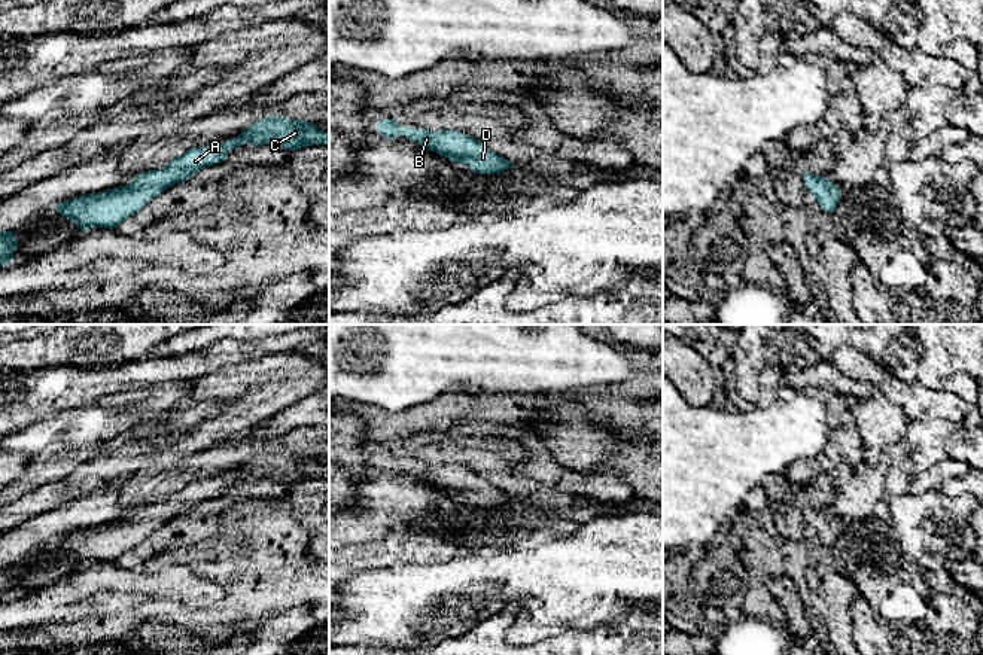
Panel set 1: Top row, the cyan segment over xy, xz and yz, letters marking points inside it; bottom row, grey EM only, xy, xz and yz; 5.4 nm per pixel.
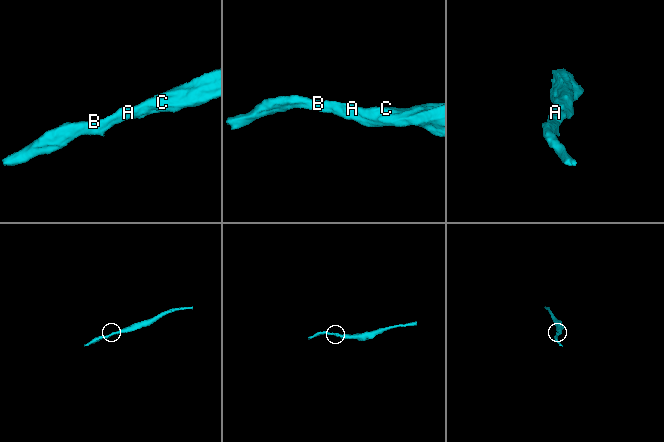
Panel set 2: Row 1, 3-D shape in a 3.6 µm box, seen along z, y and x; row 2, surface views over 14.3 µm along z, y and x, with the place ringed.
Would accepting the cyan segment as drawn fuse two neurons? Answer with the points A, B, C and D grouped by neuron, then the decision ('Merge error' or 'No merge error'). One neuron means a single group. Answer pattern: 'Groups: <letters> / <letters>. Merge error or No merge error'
Groups: A B C D. No merge error

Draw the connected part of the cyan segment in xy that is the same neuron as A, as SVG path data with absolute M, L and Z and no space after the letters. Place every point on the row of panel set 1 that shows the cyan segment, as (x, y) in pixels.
M268 116L252 124L232 140L191 147L164 168L144 171L125 186L80 195L55 205L61 216L74 222L82 231L113 229L167 188L185 182L206 167L222 162L232 149L241 144L270 144L284 150L298 150L313 144L329 144L329 132L304 119Z

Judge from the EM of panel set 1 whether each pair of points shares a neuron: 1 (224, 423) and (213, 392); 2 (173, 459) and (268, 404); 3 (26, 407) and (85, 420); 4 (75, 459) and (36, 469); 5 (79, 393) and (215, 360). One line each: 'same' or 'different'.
1: same
2: same
3: different
4: same
5: same

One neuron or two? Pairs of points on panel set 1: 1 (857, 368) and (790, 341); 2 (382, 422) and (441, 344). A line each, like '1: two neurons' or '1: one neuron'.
1: two neurons
2: two neurons

